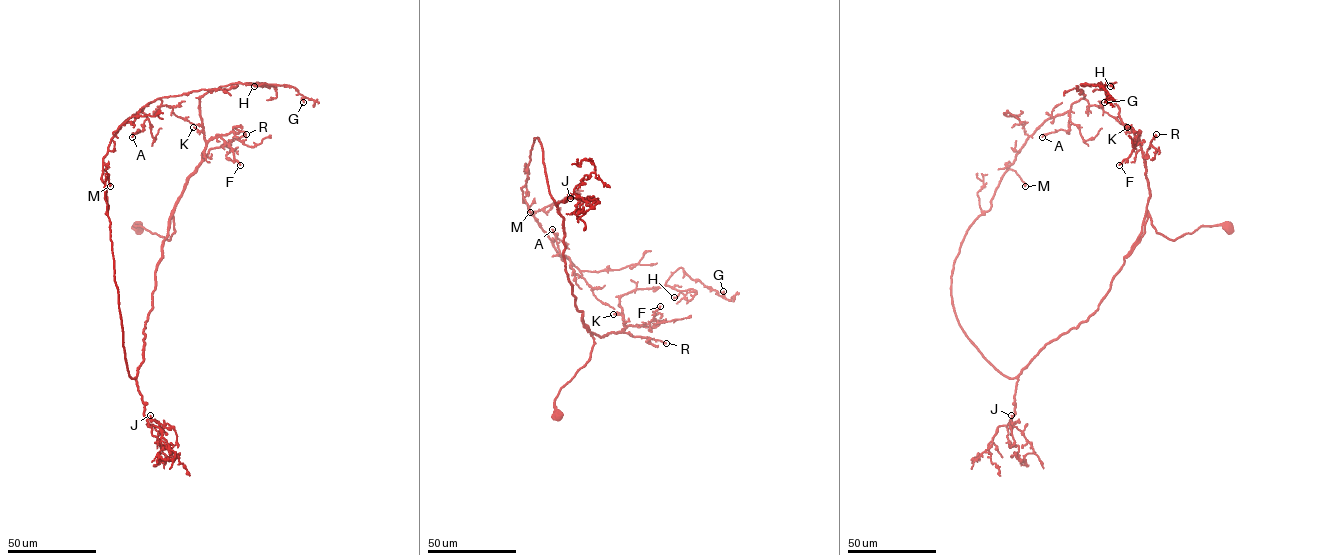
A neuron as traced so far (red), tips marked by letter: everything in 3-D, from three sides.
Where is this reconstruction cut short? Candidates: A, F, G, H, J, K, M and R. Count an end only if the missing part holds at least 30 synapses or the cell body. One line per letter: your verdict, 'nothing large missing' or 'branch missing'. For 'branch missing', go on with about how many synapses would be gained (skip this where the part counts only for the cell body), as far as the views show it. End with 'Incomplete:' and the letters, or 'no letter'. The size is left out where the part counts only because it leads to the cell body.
A: nothing large missing
F: nothing large missing
G: nothing large missing
H: nothing large missing
J: nothing large missing
K: nothing large missing
M: nothing large missing
R: branch missing; about 50 synapses
Incomplete: R

